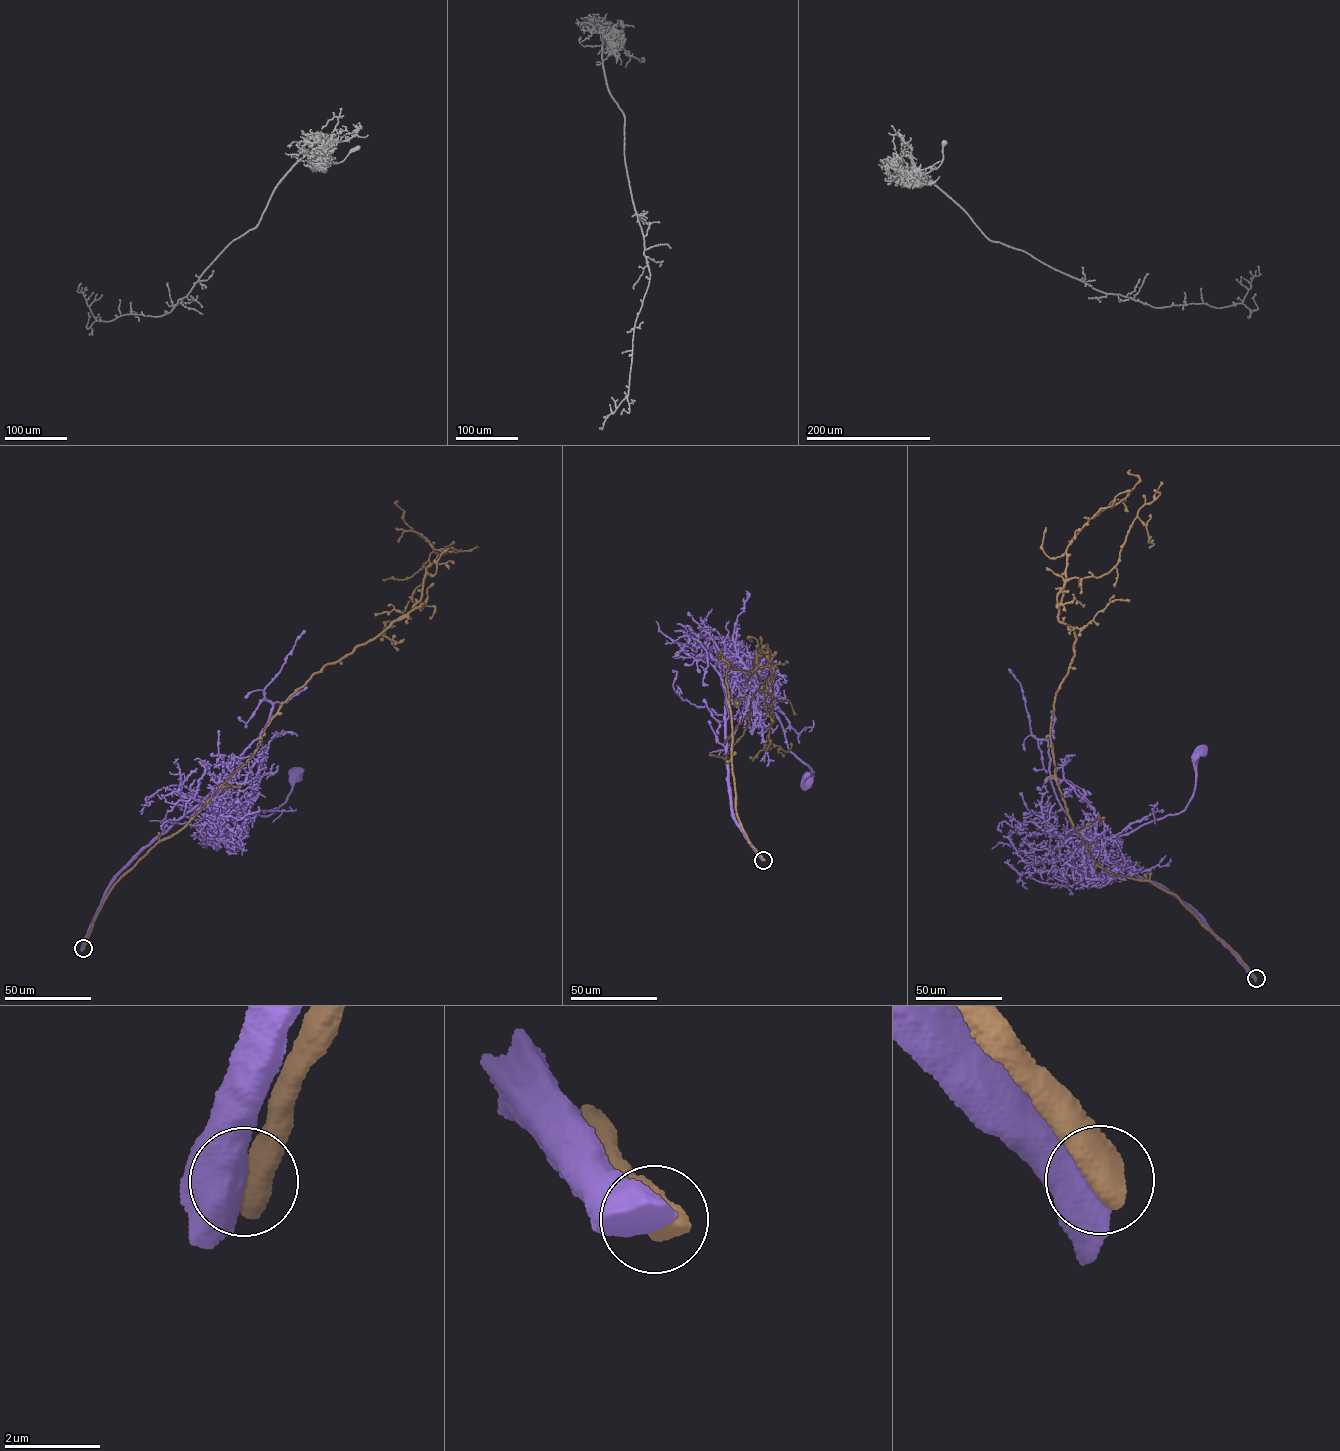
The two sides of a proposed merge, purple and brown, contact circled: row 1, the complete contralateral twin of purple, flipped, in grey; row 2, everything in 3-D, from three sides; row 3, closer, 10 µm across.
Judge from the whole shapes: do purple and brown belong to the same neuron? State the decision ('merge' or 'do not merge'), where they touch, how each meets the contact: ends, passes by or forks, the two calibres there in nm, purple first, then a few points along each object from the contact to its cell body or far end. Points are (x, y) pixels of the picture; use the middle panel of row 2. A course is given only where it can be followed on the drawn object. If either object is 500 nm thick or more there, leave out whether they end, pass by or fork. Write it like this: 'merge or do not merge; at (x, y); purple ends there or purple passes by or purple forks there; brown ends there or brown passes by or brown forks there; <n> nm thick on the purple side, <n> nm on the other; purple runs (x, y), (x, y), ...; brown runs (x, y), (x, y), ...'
do not merge; at (763, 860); 750 nm thick on the purple side, 750 nm on the other; purple runs (763, 859), (731, 809), (725, 705), (737, 684), (779, 717), (789, 749), (813, 772), (807, 780); brown runs (763, 859), (736, 813), (718, 658), (752, 672), (762, 651), (749, 723), (726, 759), (712, 755)

